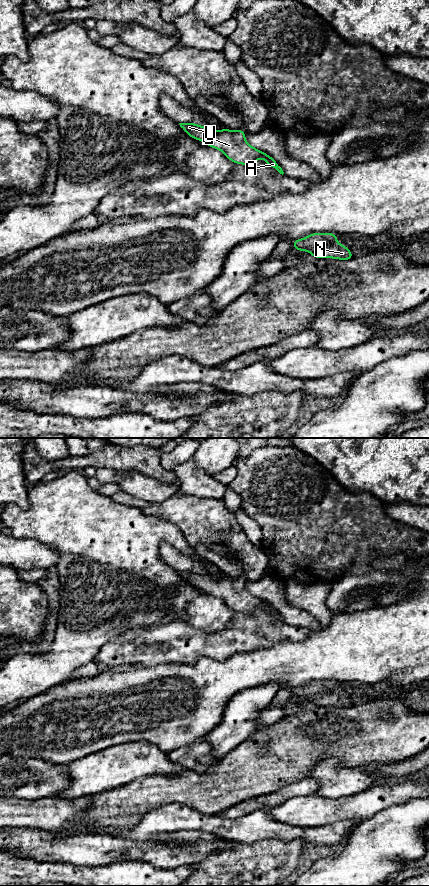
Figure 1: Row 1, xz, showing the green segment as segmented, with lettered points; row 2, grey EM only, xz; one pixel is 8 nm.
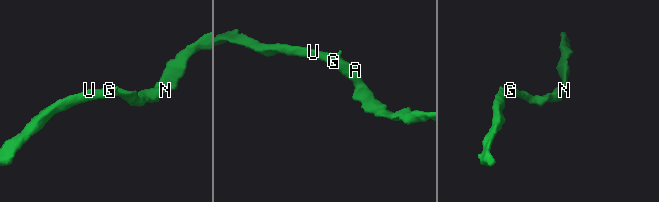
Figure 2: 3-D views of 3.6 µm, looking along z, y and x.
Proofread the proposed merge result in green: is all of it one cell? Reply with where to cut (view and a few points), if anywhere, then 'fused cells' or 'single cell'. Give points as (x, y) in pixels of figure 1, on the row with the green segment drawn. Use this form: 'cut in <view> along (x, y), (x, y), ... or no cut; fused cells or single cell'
no cut; single cell

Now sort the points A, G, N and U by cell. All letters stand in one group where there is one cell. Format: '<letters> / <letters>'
A G N U

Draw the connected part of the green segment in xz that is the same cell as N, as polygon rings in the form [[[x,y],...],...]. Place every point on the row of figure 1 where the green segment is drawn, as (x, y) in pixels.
[[[313,233],[305,238],[292,241],[292,245],[296,250],[310,252],[315,258],[353,259],[352,252],[337,243],[337,238],[334,233]]]

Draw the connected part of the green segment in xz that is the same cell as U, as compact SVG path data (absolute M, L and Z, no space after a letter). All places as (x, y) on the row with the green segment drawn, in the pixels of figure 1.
M179 123L180 127L192 138L204 142L207 146L221 150L231 162L252 166L258 158L264 158L267 165L284 174L277 162L263 151L257 150L245 141L245 131L221 129L212 131L195 123Z

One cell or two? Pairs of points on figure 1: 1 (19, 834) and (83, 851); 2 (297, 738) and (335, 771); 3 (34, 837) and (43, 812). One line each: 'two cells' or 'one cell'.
1: one cell
2: two cells
3: two cells

